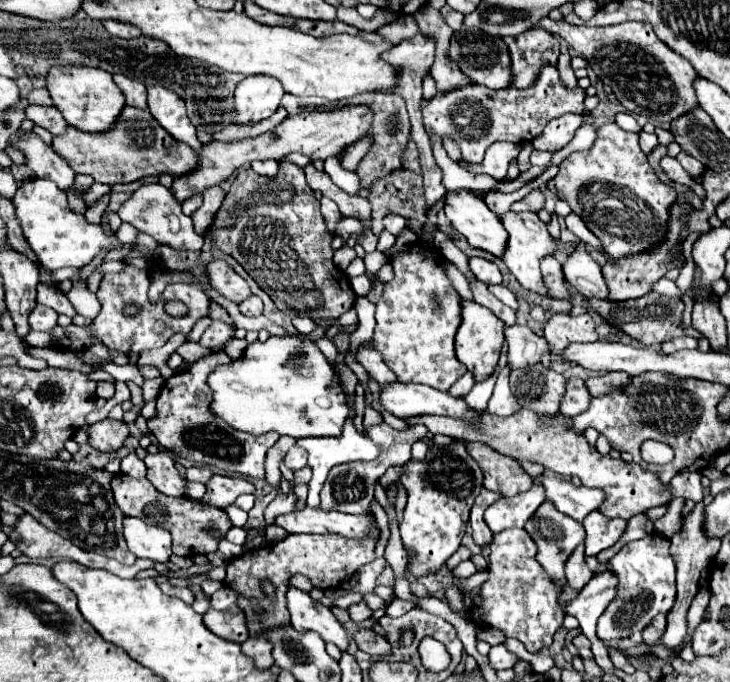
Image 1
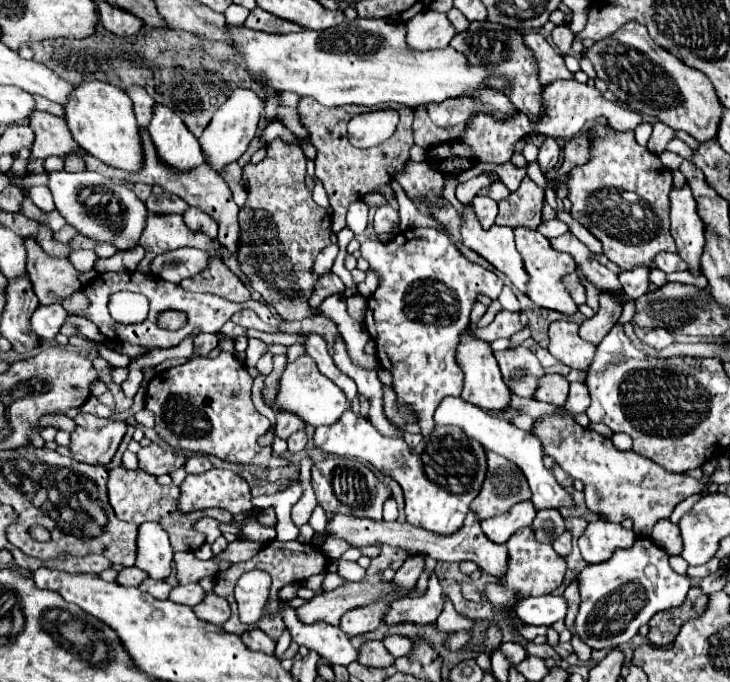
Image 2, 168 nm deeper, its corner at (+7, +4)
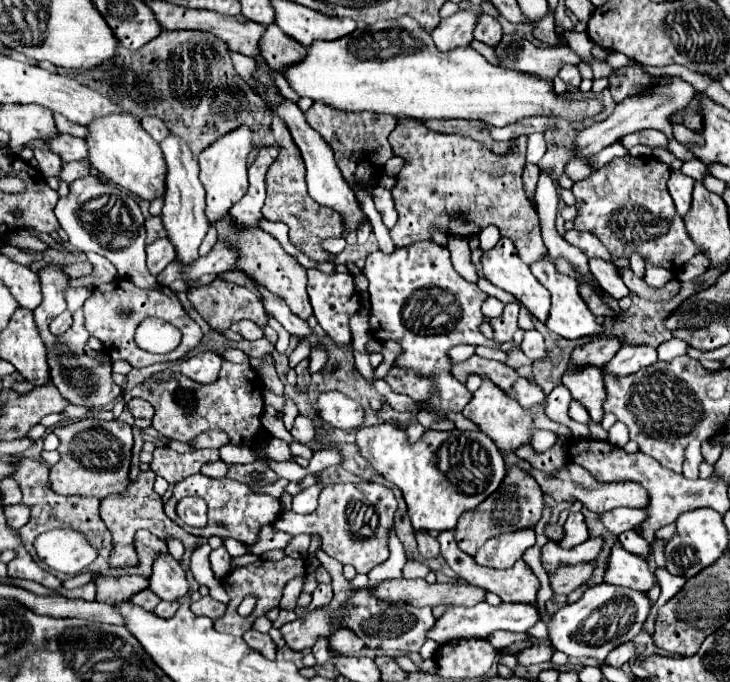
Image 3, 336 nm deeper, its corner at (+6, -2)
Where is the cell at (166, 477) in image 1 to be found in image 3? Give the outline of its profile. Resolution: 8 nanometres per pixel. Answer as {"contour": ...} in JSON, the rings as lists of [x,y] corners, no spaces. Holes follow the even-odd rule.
{"contour":[[[155,448],[153,452],[153,462],[151,462],[151,470],[157,476],[163,476],[169,484],[177,484],[183,478],[197,474],[199,468],[207,462],[215,462],[219,460],[219,452],[217,450],[197,450],[197,452],[185,452],[179,454],[171,448]]]}

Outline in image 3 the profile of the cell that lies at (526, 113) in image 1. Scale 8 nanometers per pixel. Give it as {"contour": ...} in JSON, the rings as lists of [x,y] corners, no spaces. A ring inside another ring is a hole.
{"contour":[[[647,130],[647,132],[635,132],[635,134],[631,134],[631,136],[625,136],[623,140],[621,140],[621,144],[625,146],[625,148],[633,148],[633,146],[637,146],[637,144],[643,144],[643,146],[649,146],[651,150],[655,150],[655,148],[665,148],[667,150],[667,136],[663,134],[663,132],[659,132],[659,130]]]}

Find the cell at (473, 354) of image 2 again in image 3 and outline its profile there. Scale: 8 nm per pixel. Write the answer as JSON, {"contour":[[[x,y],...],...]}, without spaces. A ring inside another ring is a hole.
{"contour":[[[483,380],[481,388],[473,394],[471,402],[463,410],[463,416],[469,418],[471,422],[475,422],[479,426],[479,430],[483,430],[503,454],[513,454],[517,448],[521,448],[525,444],[531,444],[531,430],[533,428],[551,430],[555,434],[571,434],[571,430],[567,426],[557,424],[557,422],[547,418],[545,404],[547,402],[543,400],[541,404],[535,404],[533,408],[521,408],[515,400],[511,400],[499,388],[495,388],[495,384],[491,384],[489,380]]]}

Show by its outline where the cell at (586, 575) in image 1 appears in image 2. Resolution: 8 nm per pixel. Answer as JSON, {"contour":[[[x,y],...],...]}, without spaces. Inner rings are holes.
{"contour":[[[566,530],[562,536],[558,536],[558,540],[554,540],[552,546],[554,546],[554,550],[556,550],[558,556],[566,558],[572,552],[572,536],[570,536],[570,532]]]}

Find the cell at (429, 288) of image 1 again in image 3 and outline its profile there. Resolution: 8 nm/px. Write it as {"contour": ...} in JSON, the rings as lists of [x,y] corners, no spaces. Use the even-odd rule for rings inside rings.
{"contour":[[[415,242],[407,248],[395,248],[391,254],[373,252],[367,256],[363,274],[369,280],[371,334],[383,342],[393,340],[403,348],[395,366],[417,370],[435,380],[439,392],[429,404],[437,412],[461,412],[471,400],[471,392],[449,374],[453,362],[447,350],[457,344],[500,347],[500,342],[485,338],[479,330],[483,322],[481,304],[487,294],[455,272],[449,250],[435,242]]]}

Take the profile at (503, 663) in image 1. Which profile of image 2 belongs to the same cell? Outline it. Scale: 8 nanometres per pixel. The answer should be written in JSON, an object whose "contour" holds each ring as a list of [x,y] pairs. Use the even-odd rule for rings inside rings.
{"contour":[[[504,642],[504,644],[500,644],[500,650],[508,658],[510,664],[518,664],[528,656],[526,648],[522,644],[518,644],[518,642]]]}

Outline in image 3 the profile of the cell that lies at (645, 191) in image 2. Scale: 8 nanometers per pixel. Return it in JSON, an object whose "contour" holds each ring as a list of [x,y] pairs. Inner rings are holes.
{"contour":[[[653,156],[643,158],[615,158],[607,166],[593,172],[589,178],[575,182],[571,192],[575,196],[577,216],[565,228],[577,228],[595,234],[601,244],[611,252],[613,260],[629,256],[637,250],[645,260],[677,270],[693,256],[703,252],[687,234],[683,218],[677,214],[673,198],[667,190],[671,168]]]}

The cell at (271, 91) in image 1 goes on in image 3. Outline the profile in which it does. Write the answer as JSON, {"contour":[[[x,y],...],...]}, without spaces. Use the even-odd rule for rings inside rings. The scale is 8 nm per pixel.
{"contour":[[[247,126],[237,128],[235,132],[229,132],[227,136],[219,138],[215,144],[211,144],[211,148],[203,150],[197,158],[199,168],[201,168],[199,180],[201,180],[201,184],[205,186],[205,192],[207,192],[205,216],[207,216],[209,224],[215,224],[221,218],[225,218],[229,214],[231,206],[235,202],[239,202],[245,196],[247,188],[249,188],[249,182],[247,182],[247,156],[249,156],[249,148],[251,148],[251,138],[253,138],[253,132],[247,130]]]}

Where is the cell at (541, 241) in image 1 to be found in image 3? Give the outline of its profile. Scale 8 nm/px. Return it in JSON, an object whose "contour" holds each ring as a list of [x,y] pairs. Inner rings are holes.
{"contour":[[[539,260],[539,264],[531,266],[533,276],[551,292],[551,318],[547,320],[547,328],[555,334],[559,334],[561,338],[567,340],[577,340],[577,338],[599,338],[605,334],[605,328],[601,324],[597,324],[595,316],[591,314],[591,310],[587,308],[587,304],[583,302],[583,298],[579,296],[579,282],[563,276],[555,270],[551,260]]]}

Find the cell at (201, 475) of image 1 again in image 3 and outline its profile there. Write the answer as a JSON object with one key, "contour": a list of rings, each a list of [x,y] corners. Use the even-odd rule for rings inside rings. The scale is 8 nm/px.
{"contour":[[[217,460],[217,462],[209,462],[209,464],[205,464],[203,468],[201,468],[201,474],[205,474],[205,476],[211,476],[211,478],[223,478],[223,476],[227,476],[227,464],[223,462],[223,460]]]}

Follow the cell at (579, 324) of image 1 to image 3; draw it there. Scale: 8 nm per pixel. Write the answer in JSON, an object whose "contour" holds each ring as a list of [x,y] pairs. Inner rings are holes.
{"contour":[[[587,368],[587,372],[575,372],[575,376],[563,376],[563,384],[569,388],[573,400],[581,402],[591,420],[595,424],[601,424],[603,420],[603,402],[607,398],[603,376],[597,368]]]}

